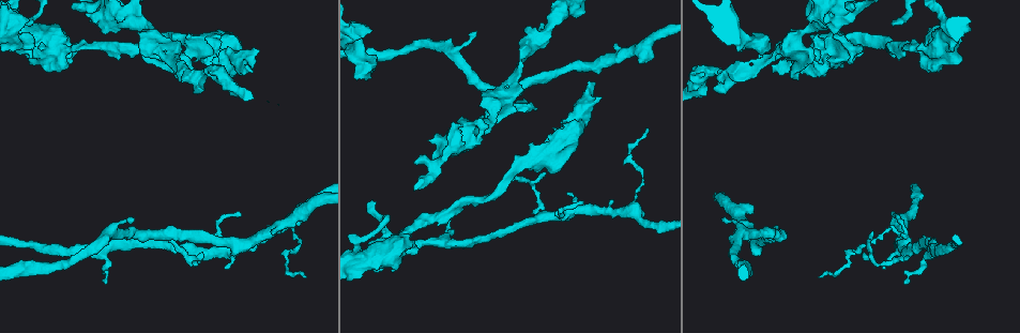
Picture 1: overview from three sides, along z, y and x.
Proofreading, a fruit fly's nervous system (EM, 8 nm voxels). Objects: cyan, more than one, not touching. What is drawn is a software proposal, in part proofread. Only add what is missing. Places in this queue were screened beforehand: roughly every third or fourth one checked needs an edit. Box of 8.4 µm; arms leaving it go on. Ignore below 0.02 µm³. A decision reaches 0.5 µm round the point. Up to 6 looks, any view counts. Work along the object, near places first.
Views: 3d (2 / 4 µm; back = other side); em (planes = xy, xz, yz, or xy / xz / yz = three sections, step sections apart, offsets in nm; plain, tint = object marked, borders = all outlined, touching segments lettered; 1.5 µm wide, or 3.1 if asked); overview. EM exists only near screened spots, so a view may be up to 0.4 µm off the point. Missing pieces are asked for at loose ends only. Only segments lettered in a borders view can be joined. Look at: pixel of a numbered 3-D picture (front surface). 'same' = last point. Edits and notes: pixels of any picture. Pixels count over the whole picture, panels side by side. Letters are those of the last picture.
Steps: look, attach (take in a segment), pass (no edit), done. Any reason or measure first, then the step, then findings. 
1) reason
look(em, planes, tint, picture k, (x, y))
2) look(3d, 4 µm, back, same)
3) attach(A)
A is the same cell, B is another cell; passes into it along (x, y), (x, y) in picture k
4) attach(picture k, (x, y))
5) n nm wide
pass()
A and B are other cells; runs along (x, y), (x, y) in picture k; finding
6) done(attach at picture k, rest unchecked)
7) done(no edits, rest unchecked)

thick end
look(3d, 2 µm, picture 1, (415, 251))

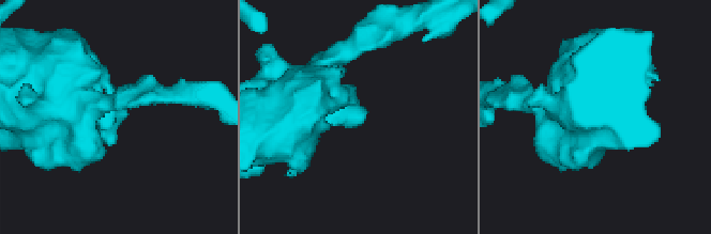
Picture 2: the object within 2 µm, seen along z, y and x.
now the EM
look(em, planes, borders, picture 2, (126, 109))

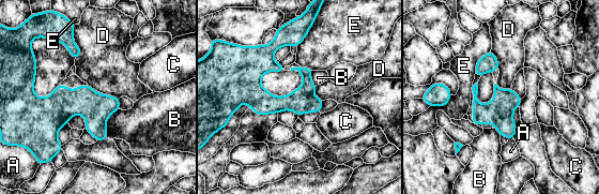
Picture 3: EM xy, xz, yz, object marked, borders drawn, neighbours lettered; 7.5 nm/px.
pass()
A, B, C, D and E are other cells; border along (88, 84), (97, 92), (118, 99) in picture 3; no lettered segment goes on from it

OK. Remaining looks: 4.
an open end
look(3d, 2 µm, picture 1, (831, 67))

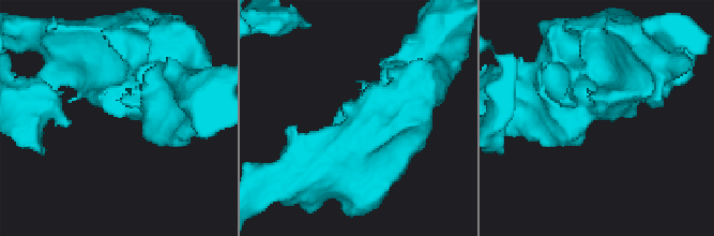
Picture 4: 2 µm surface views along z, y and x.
look(em, yz, step 4, tint, picture 4, (116, 116))

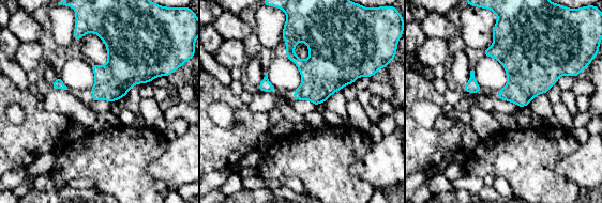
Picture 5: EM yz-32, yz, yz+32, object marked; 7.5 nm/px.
look(em, planes, borders, same)

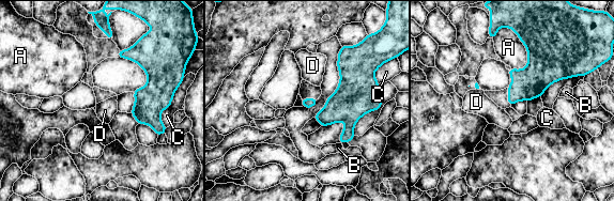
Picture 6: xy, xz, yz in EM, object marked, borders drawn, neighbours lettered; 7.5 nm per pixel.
pass()
A, B, C and D are other cells; border along (172, 97), (160, 113), (166, 127) in picture 6; no lettered segment goes on from it

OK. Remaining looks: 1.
done(no edits, rest unchecked)

